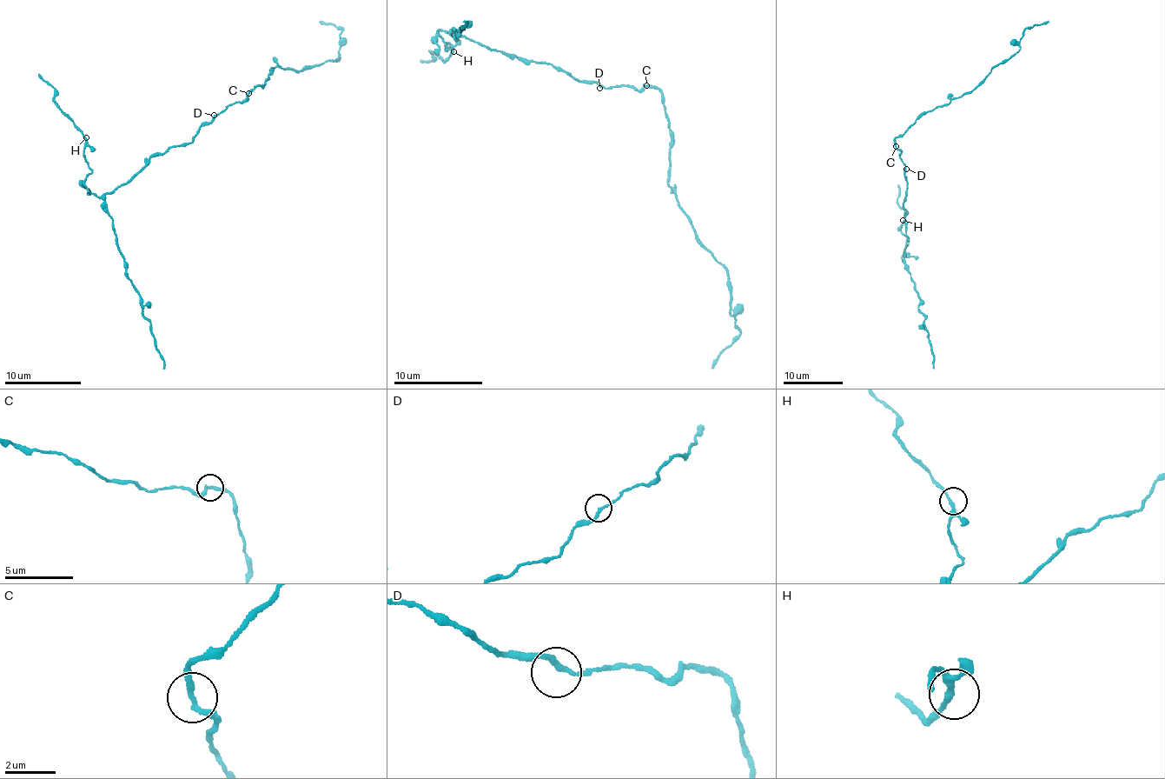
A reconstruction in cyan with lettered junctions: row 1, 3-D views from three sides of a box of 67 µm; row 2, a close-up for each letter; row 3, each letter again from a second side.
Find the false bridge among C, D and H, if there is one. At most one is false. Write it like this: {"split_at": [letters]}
{"split_at": []}

